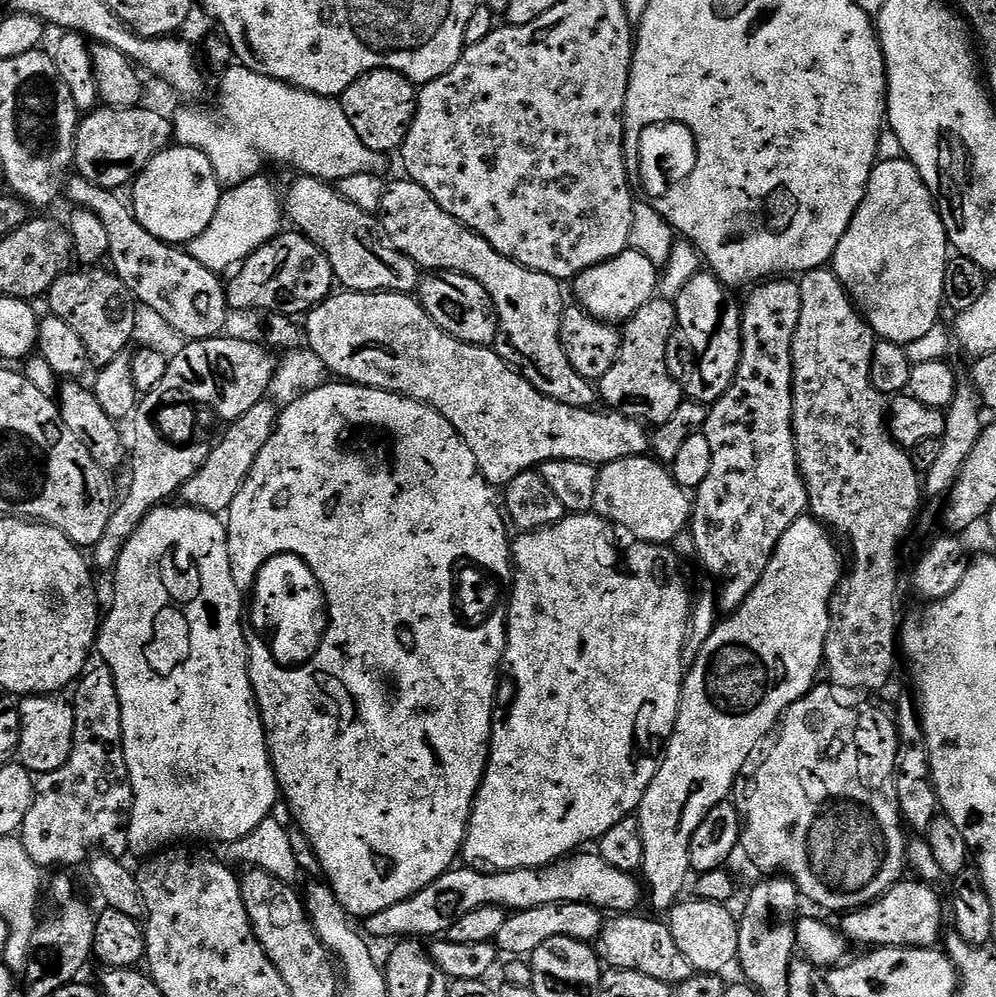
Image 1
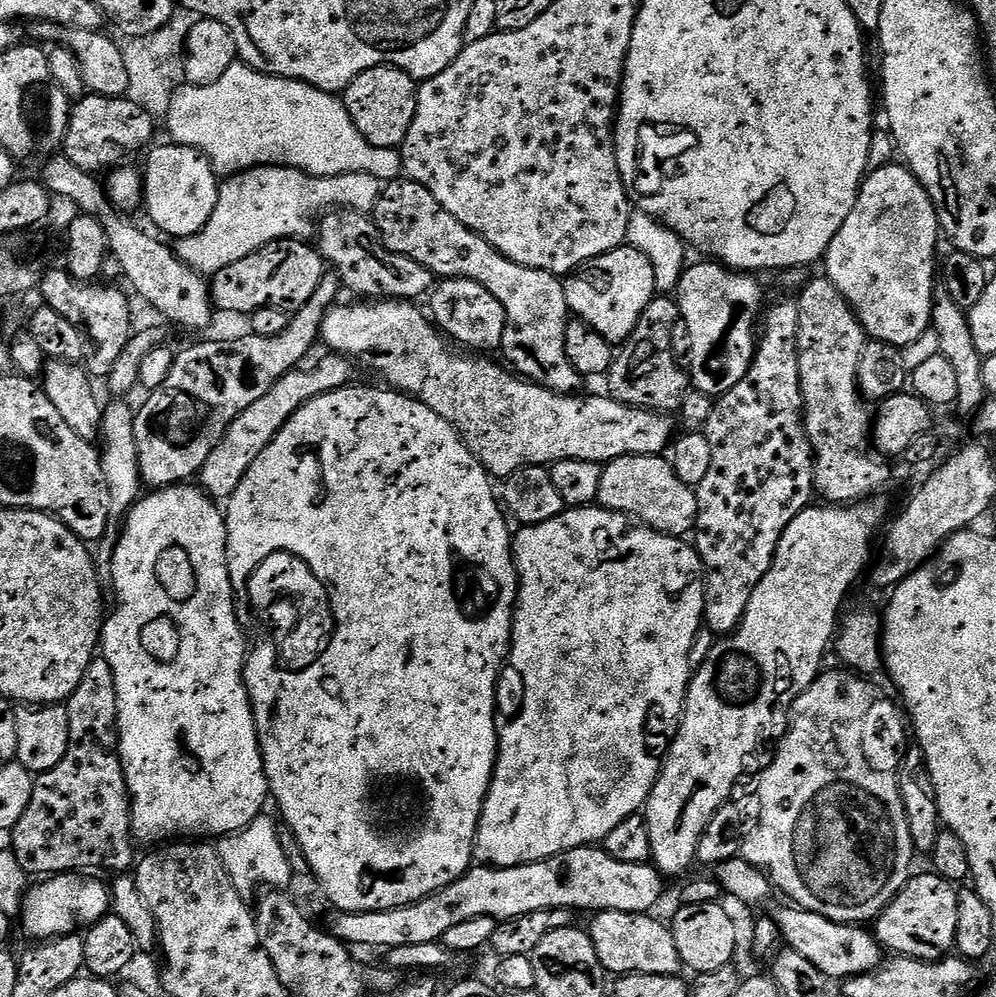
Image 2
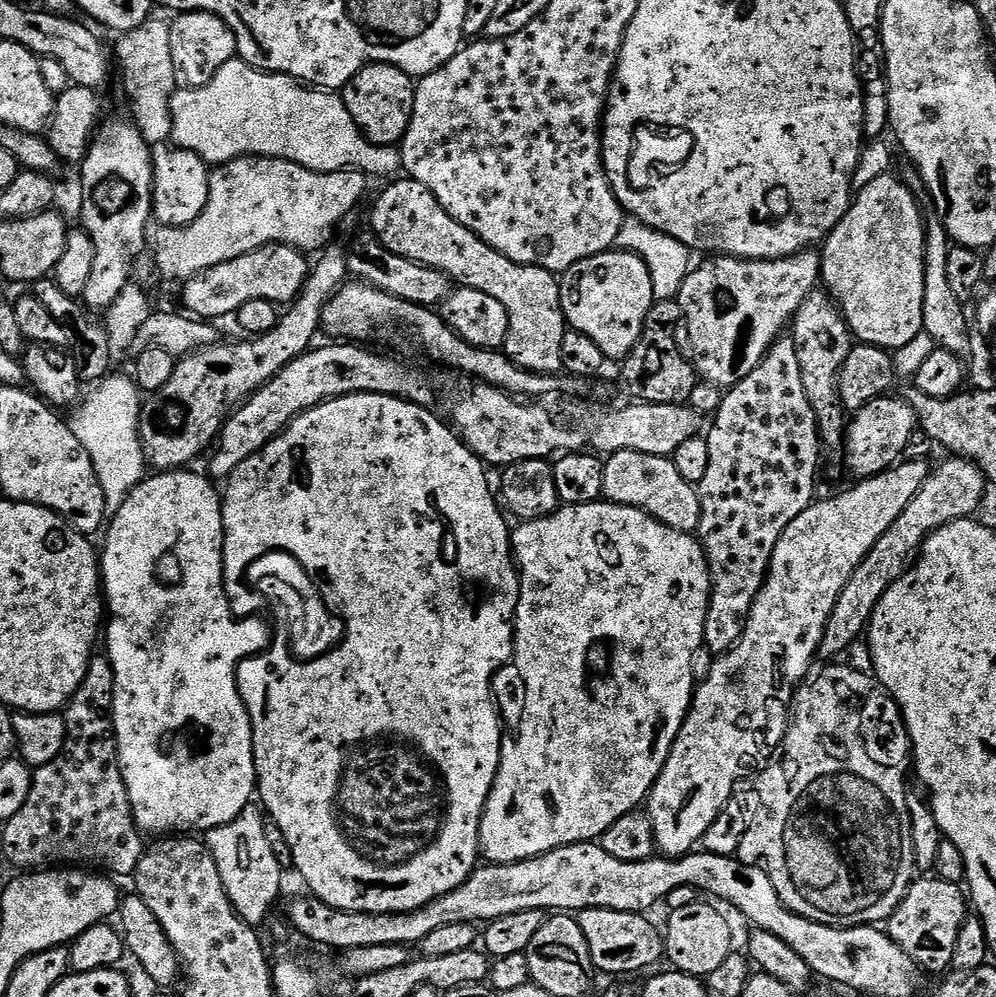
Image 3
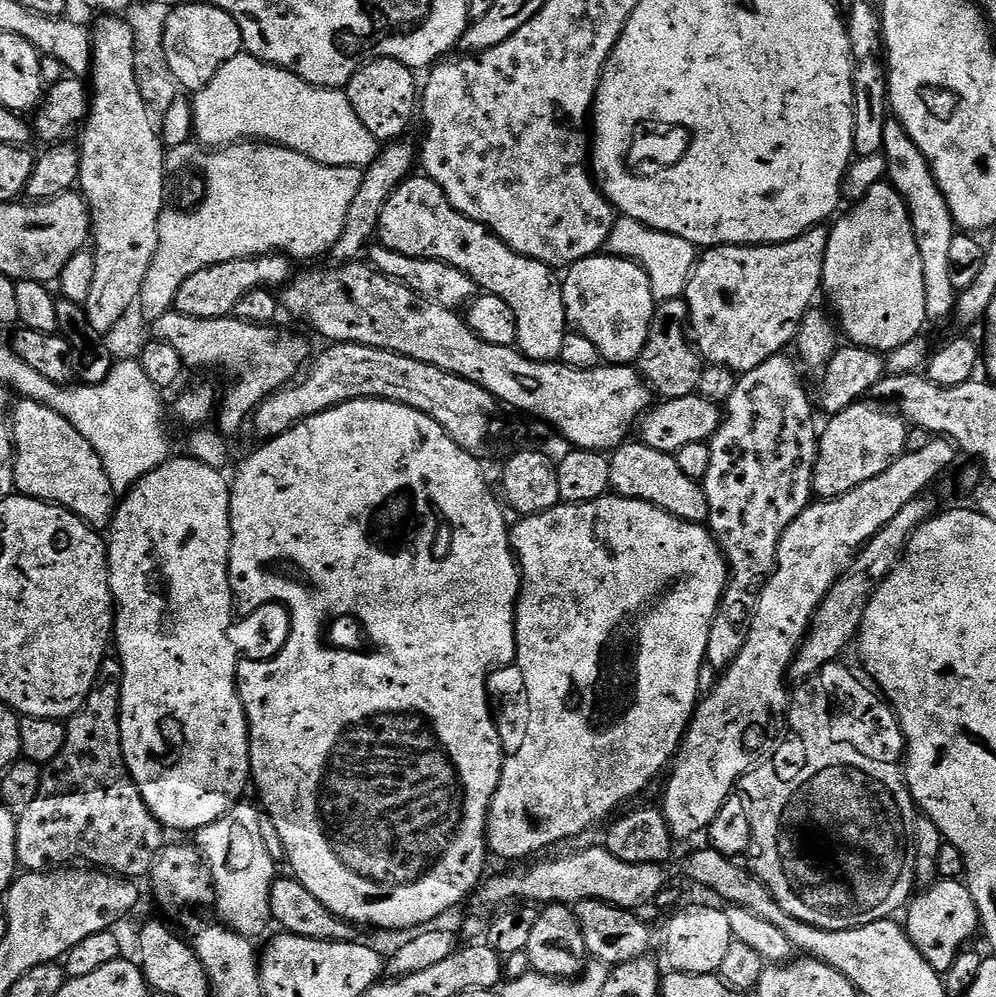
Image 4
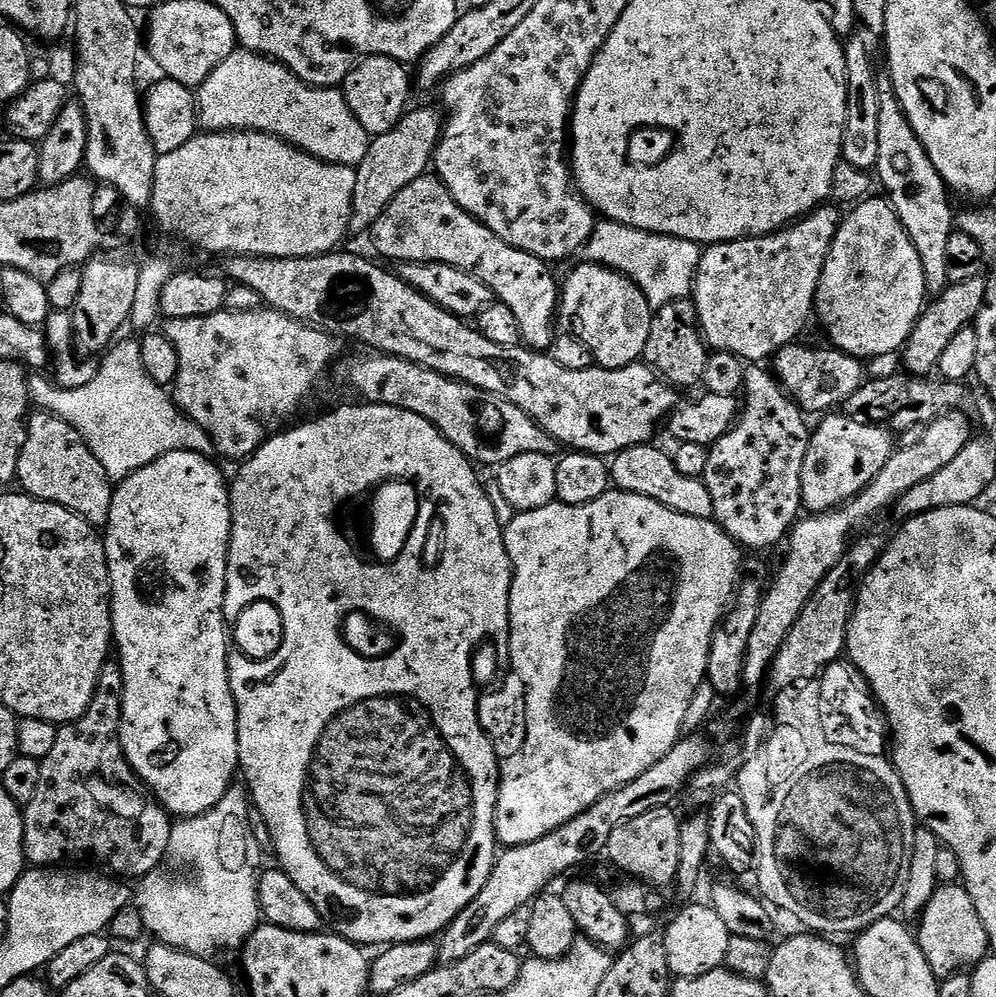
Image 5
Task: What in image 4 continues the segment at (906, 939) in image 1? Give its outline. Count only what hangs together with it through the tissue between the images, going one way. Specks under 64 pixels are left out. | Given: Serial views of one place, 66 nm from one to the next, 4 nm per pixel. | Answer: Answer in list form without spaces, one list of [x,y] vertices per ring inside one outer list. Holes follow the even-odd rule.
[[[939,879],[919,892],[907,905],[904,929],[926,962],[936,972],[946,974],[956,960],[956,953],[967,945],[966,940],[979,931],[980,916],[977,914],[977,906],[967,883],[960,880]]]

